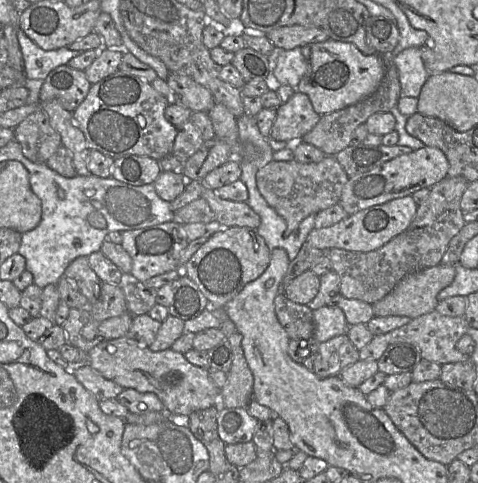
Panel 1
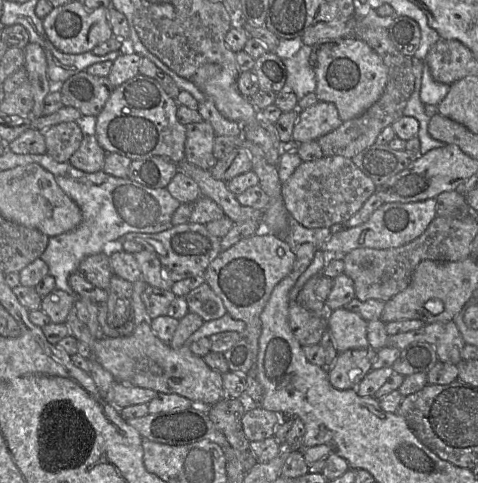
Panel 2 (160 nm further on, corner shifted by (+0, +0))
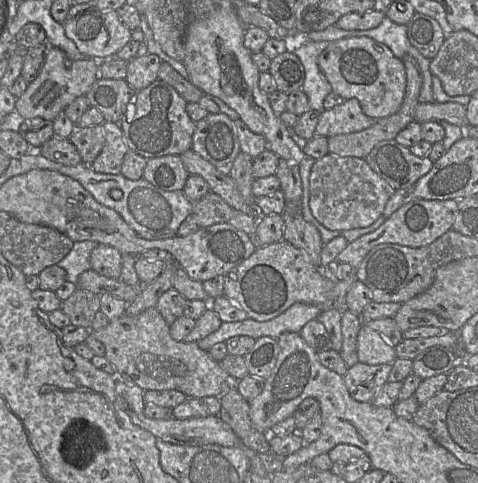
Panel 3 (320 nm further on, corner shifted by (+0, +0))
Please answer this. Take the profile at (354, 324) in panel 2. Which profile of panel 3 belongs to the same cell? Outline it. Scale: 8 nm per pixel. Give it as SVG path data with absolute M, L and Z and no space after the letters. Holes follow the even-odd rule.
M366 324L357 336L357 355L360 363L369 365L392 364L397 359L395 346Z

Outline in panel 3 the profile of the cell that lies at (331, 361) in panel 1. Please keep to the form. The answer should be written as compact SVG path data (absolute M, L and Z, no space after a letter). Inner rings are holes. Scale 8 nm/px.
M357 363L343 376L352 398L359 402L371 402L381 387L388 382L391 364L369 365Z

